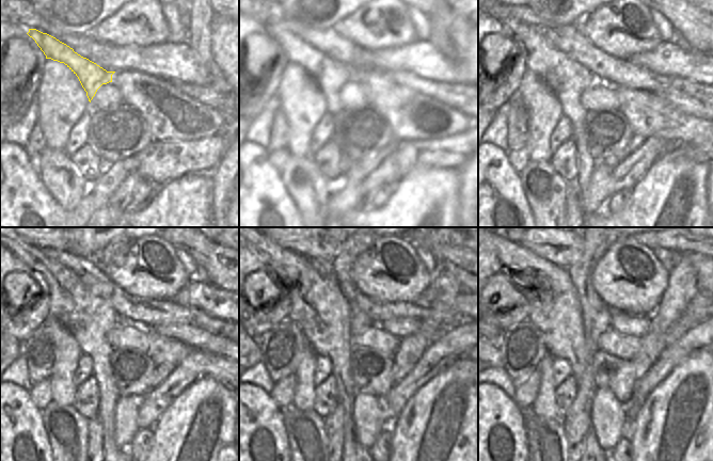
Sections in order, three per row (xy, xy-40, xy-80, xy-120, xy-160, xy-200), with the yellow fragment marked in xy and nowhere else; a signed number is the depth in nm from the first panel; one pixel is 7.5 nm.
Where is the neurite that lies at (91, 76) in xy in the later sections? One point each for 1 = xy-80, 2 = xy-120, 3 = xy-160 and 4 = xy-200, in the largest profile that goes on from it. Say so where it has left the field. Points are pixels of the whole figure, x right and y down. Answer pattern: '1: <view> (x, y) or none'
1: xy-80 (568, 79)
2: xy-120 (89, 318)
3: xy-160 (318, 307)
4: xy-200 (555, 311)

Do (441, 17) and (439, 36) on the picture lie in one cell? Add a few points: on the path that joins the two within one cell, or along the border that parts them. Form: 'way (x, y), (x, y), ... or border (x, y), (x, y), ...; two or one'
way (440, 21), (440, 32); one

